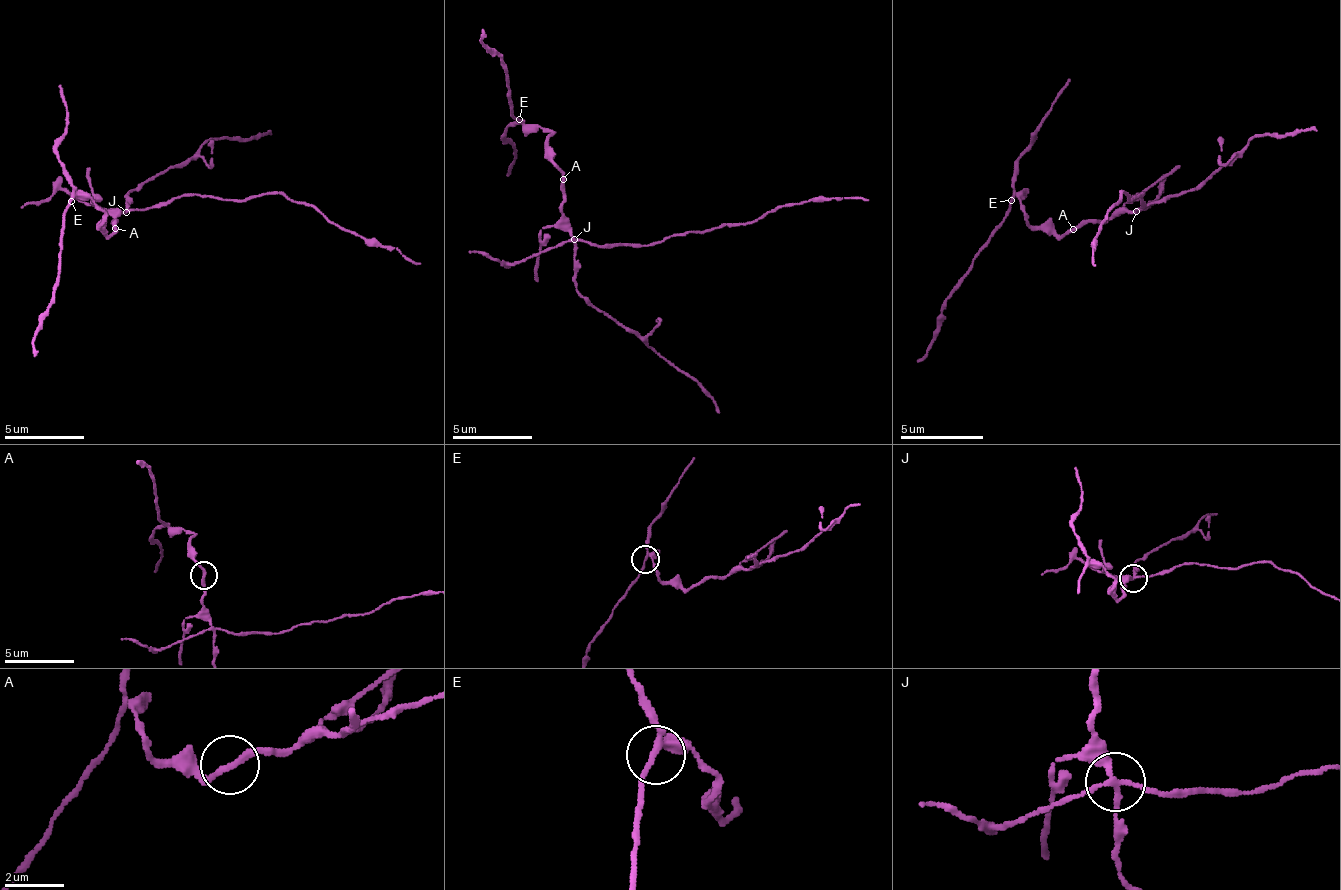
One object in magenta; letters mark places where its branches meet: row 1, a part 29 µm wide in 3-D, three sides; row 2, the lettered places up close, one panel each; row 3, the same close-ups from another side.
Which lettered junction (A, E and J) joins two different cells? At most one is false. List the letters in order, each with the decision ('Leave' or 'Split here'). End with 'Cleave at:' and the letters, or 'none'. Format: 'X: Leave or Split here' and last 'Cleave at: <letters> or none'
A: Leave
E: Leave
J: Split here
Cleave at: J

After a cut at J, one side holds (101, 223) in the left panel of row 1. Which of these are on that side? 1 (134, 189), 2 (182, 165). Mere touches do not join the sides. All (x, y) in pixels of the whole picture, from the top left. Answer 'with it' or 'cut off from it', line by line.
1: with it
2: with it

